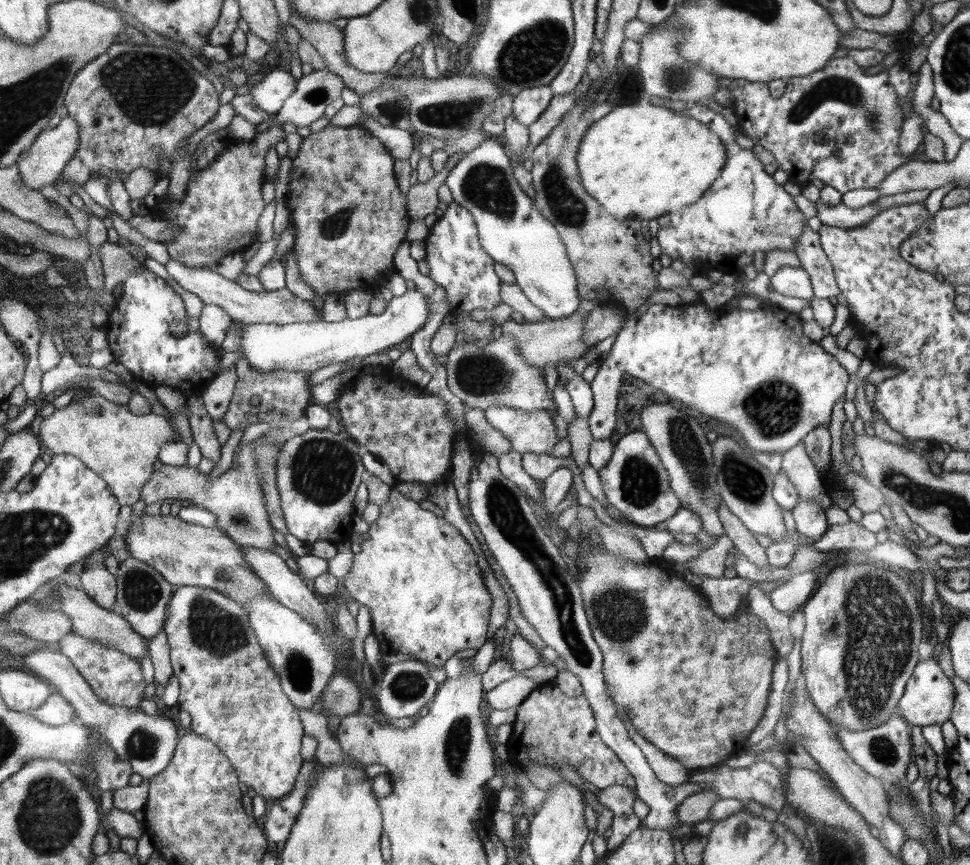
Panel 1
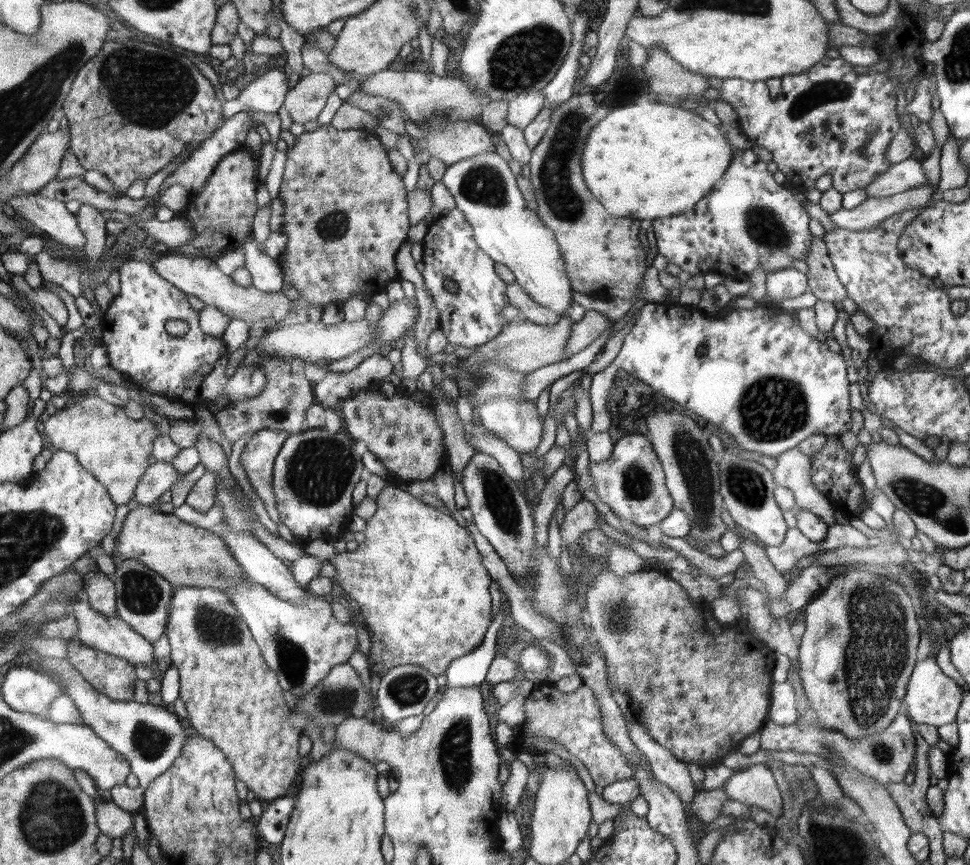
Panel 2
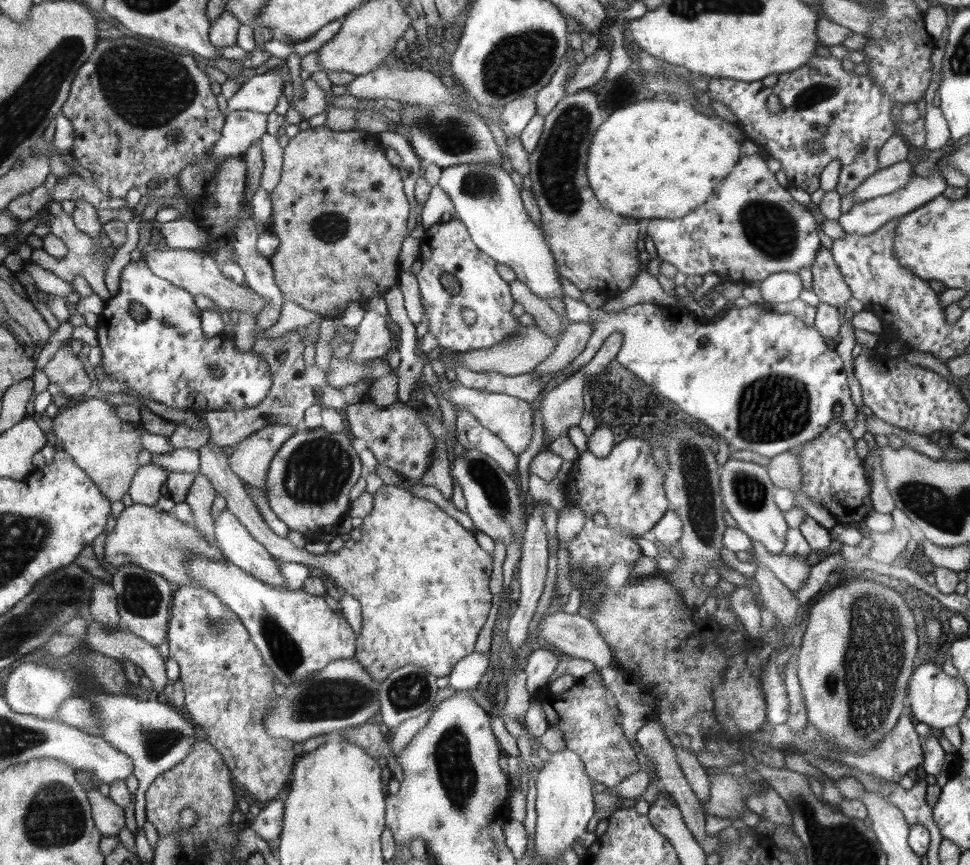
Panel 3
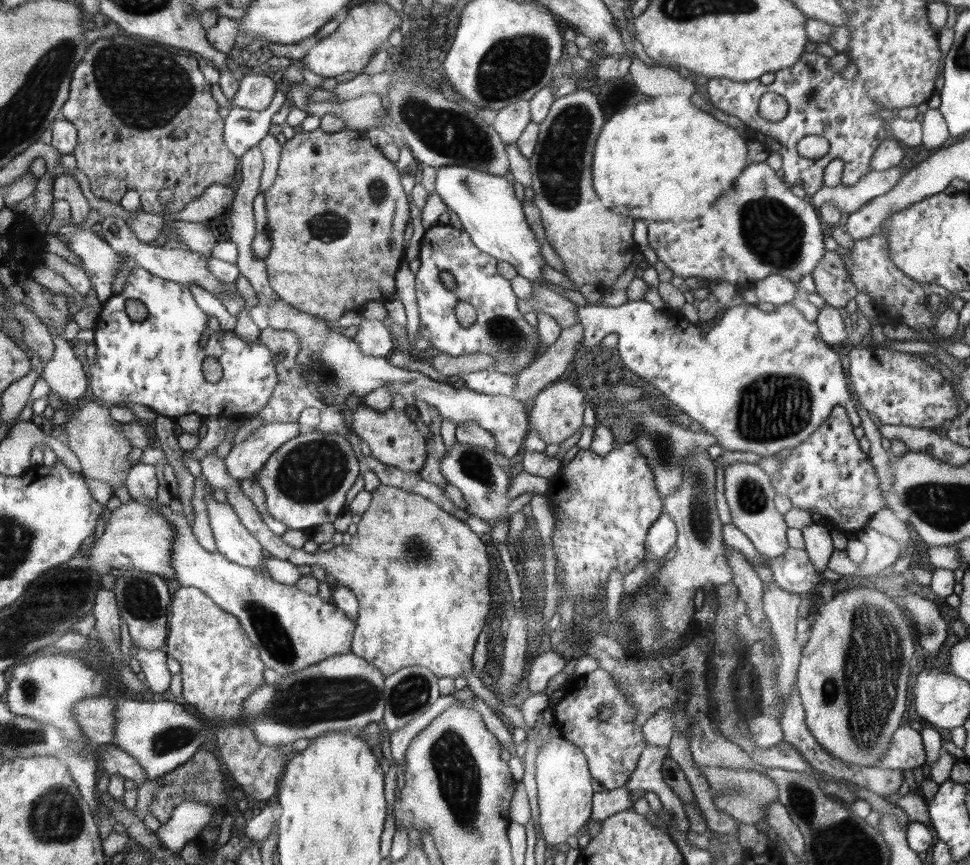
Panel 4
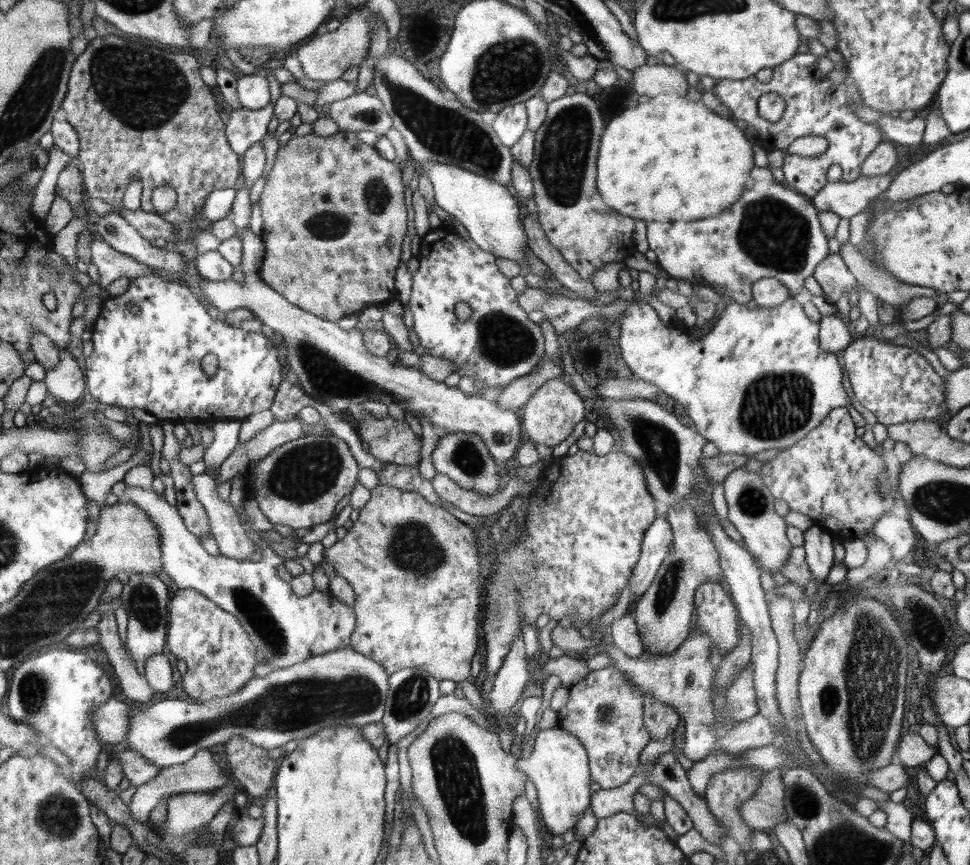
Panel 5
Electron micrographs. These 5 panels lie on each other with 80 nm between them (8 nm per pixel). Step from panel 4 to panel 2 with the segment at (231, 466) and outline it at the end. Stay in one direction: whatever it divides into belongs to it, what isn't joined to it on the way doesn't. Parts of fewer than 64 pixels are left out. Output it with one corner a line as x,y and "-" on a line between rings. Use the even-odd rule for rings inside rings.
259,430
250,436
240,455
240,464
244,466
253,489
276,524
281,522
281,518
272,486
273,466
280,447
289,435
286,430

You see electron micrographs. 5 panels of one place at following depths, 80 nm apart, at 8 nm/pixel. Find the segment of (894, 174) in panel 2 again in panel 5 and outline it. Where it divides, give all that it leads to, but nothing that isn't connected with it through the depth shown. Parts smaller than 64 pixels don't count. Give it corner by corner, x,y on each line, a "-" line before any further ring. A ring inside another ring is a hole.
860,175
853,181
827,182
810,200
819,211
832,211
840,218
852,218
852,215
862,212
874,199
883,195
890,184
889,175

